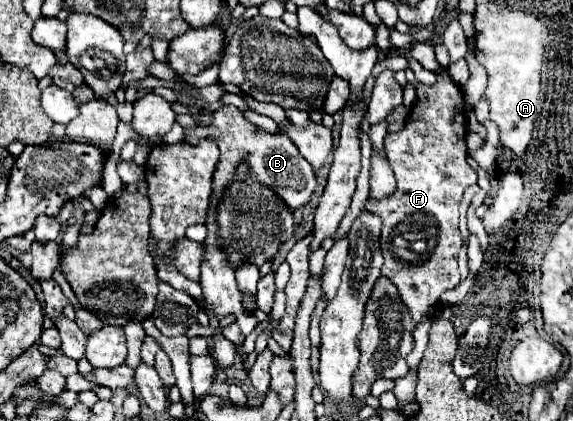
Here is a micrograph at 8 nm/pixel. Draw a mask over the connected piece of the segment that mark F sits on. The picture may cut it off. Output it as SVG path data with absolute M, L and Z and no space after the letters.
M438 76L434 86L418 84L416 102L410 110L404 130L396 134L388 132L384 140L388 162L396 174L394 196L388 196L386 200L368 198L364 204L364 210L380 214L384 220L380 236L380 248L384 256L382 276L396 284L414 320L428 316L438 304L440 294L460 282L460 198L464 190L478 180L476 170L472 170L466 162L464 110L462 92L452 78Z

